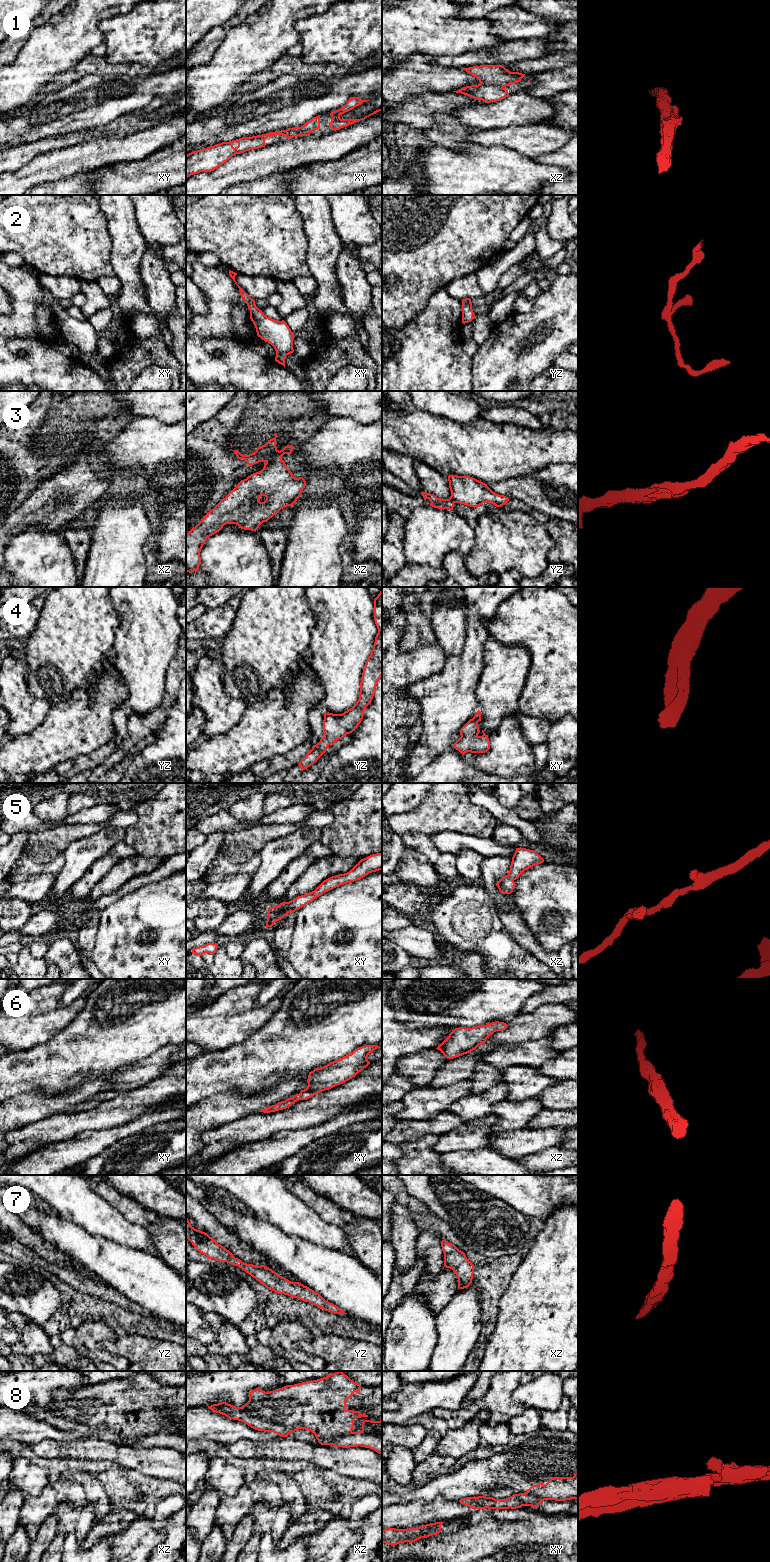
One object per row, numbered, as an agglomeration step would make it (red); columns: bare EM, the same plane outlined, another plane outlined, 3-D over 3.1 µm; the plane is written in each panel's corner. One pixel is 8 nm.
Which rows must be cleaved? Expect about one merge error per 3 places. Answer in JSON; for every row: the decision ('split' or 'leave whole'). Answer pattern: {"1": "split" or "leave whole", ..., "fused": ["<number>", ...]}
{"1": "leave whole", "2": "leave whole", "3": "split", "4": "leave whole", "5": "leave whole", "6": "leave whole", "7": "leave whole", "8": "split", "fused": ["3", "8"]}

